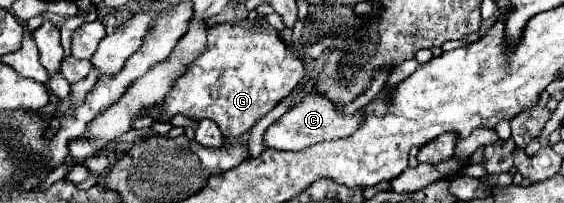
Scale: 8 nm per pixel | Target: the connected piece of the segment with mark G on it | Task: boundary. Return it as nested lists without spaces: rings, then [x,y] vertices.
[[[217,23],[207,27],[207,35],[209,39],[205,53],[199,53],[199,57],[191,63],[191,69],[187,69],[187,73],[183,73],[183,77],[175,81],[171,93],[167,95],[167,101],[159,105],[159,109],[145,109],[143,115],[163,123],[171,121],[177,113],[197,121],[211,119],[219,125],[225,137],[237,137],[247,133],[263,115],[267,115],[281,99],[285,99],[297,87],[301,77],[305,75],[305,63],[287,49],[279,33],[271,27],[261,27],[255,31],[255,25]]]

